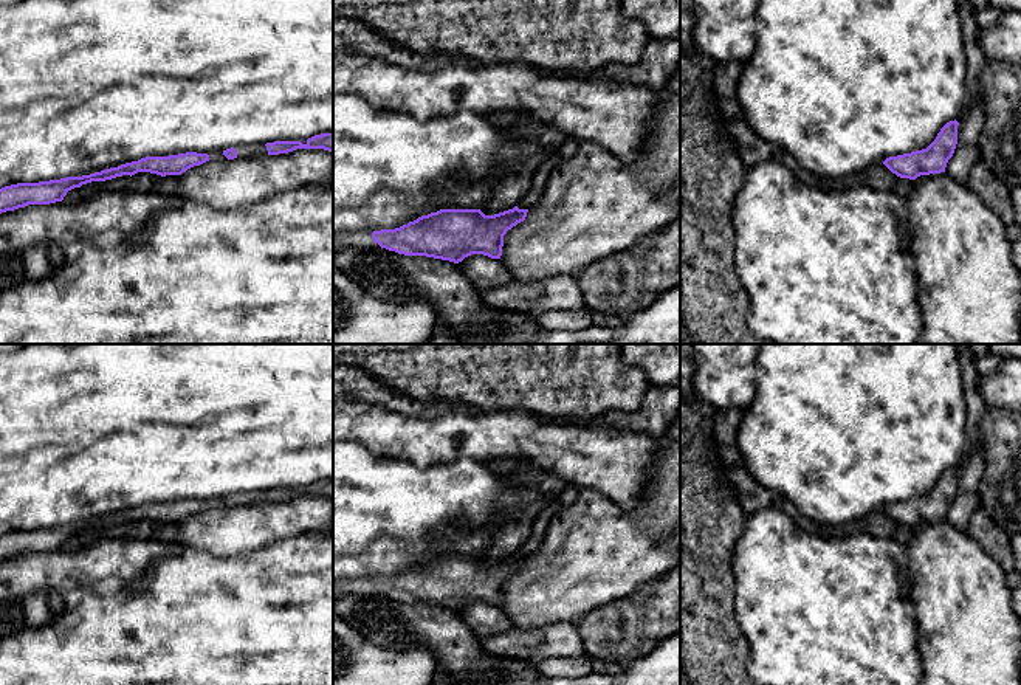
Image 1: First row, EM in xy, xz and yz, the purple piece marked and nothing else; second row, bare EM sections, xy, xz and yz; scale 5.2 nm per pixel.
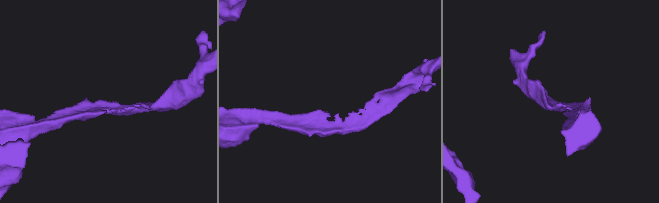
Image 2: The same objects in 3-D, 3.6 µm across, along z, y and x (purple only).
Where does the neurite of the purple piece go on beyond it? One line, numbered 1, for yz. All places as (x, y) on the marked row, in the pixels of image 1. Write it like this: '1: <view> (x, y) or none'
1: none

